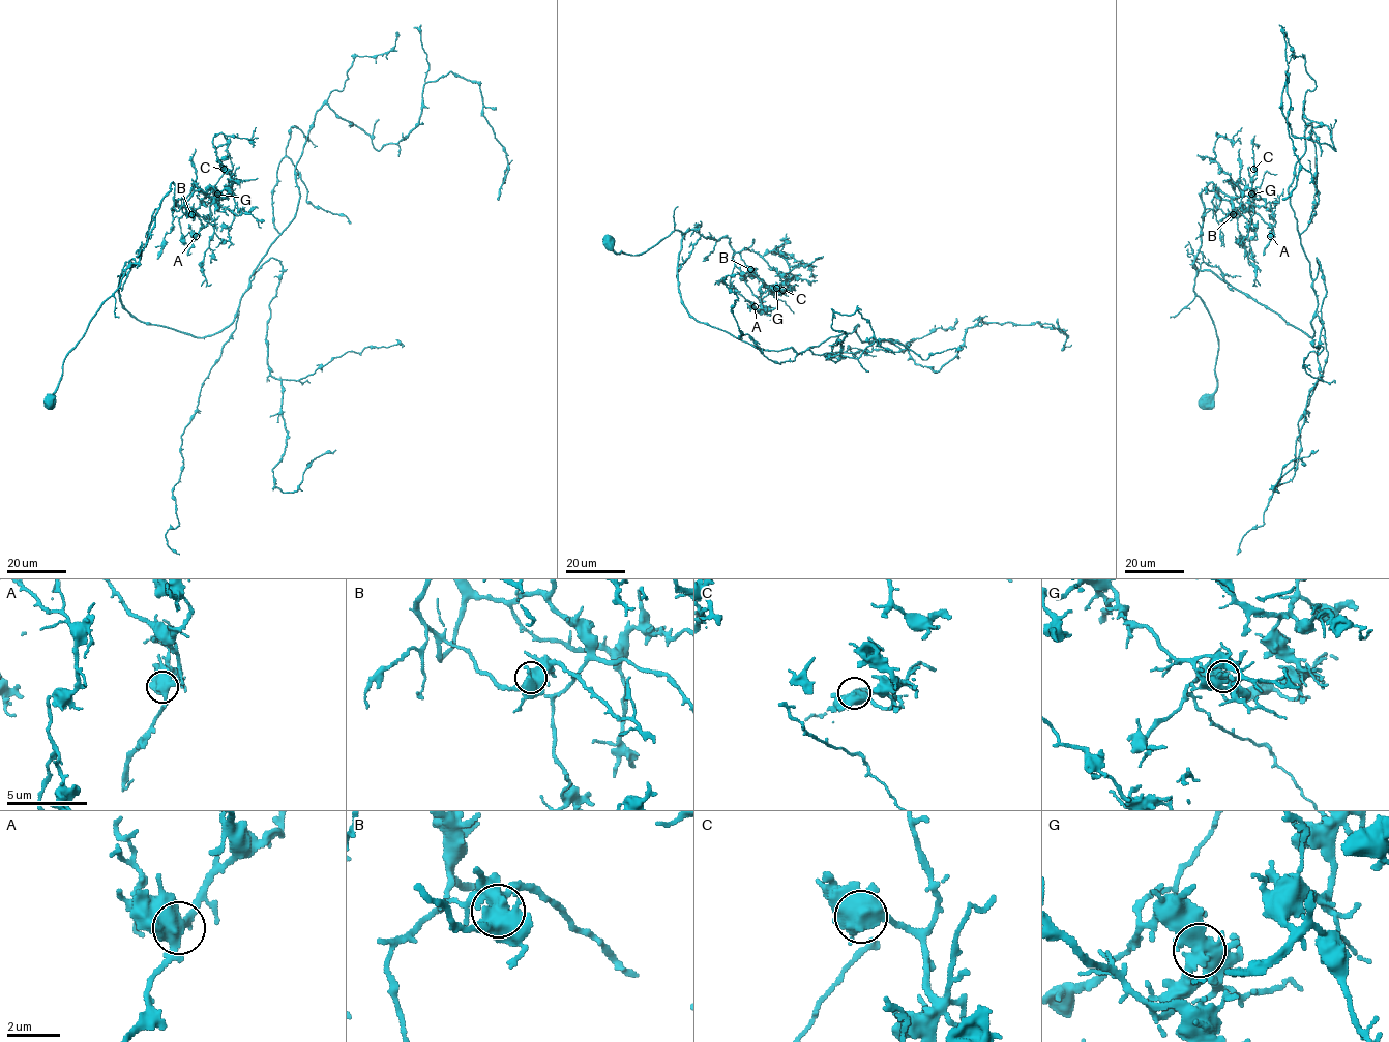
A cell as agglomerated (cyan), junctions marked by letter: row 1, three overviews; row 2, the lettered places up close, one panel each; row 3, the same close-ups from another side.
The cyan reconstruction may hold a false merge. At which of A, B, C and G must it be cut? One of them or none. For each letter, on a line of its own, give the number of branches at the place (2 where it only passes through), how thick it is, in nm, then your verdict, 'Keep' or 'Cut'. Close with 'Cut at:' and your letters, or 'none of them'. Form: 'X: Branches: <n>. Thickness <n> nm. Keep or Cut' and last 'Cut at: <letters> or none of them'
A: Branches: 4. Thickness 440 nm. Keep
B: Branches: 4. Thickness 500 nm. Keep
C: Branches: 4. Thickness 460 nm. Keep
G: Branches: 4. Thickness 480 nm. Cut
Cut at: G

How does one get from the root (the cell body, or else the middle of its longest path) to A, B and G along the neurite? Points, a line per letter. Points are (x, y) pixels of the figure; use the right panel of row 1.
A: (1205, 400), (1216, 388), (1218, 339), (1193, 290), (1201, 192), (1211, 182), (1224, 200), (1257, 213), (1270, 236)
B: (1205, 400), (1216, 388), (1218, 339), (1193, 290), (1192, 263), (1211, 182), (1216, 210), (1233, 214)
G: (1205, 400), (1218, 339), (1193, 290), (1201, 192), (1211, 182), (1224, 200), (1235, 186), (1251, 194)

